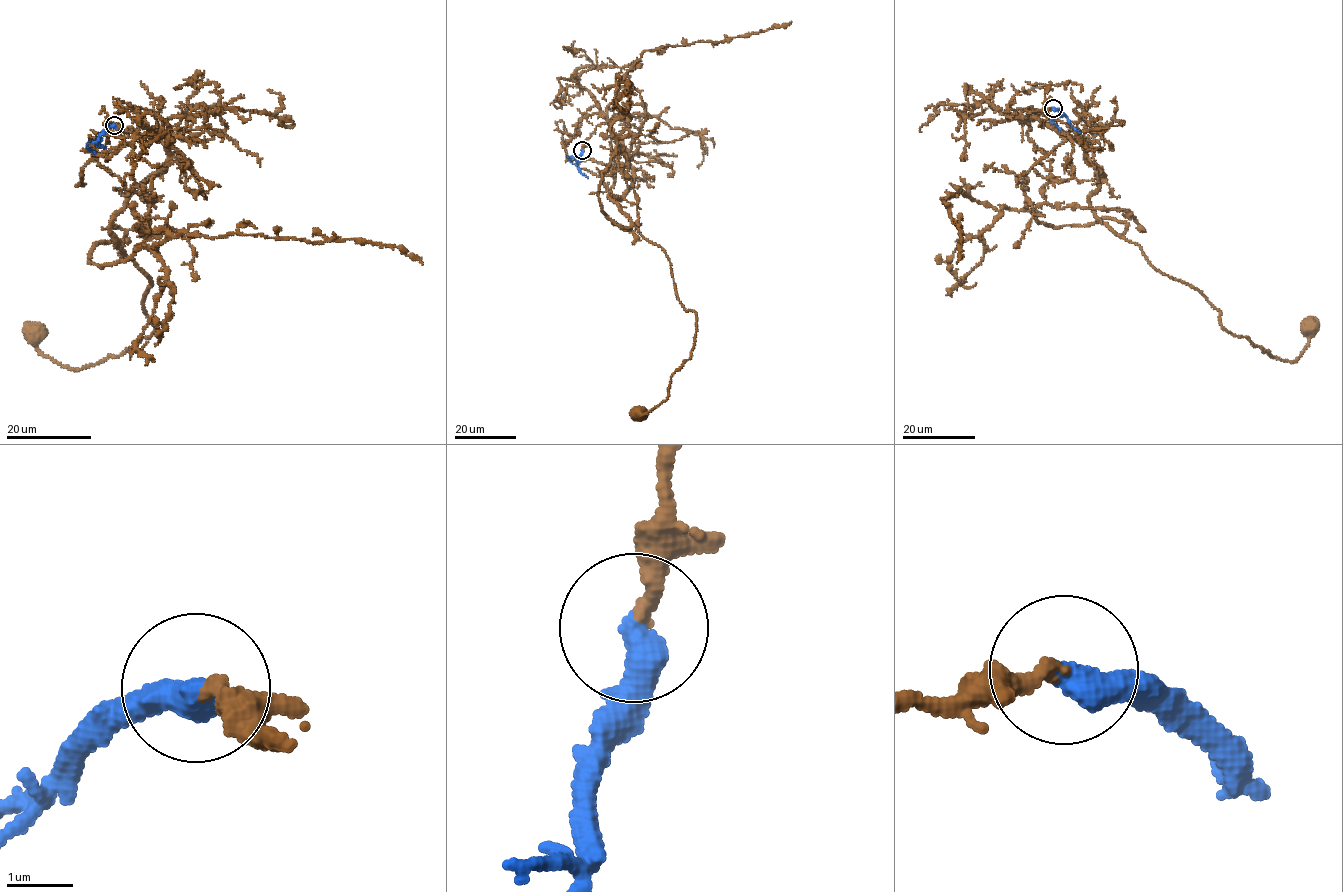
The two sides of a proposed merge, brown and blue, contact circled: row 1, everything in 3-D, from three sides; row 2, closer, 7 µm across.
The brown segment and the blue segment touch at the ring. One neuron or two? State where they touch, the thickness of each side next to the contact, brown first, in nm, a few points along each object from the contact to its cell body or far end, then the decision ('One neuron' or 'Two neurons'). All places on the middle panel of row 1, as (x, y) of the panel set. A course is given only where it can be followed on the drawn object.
Place: (582, 150). Thickness 260 nm (brown) against 480 nm. Course of brown: (581, 150), (606, 121), (634, 176), (609, 198), (665, 252), (696, 315), (668, 397), (636, 411). Course of blue: (581, 150), (579, 161), (567, 156), (578, 166). One neuron

